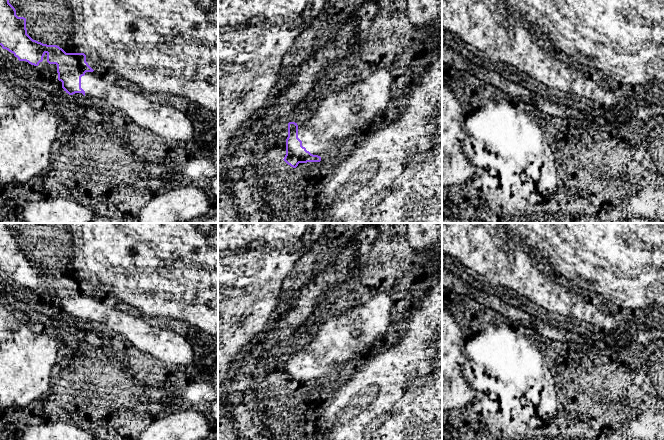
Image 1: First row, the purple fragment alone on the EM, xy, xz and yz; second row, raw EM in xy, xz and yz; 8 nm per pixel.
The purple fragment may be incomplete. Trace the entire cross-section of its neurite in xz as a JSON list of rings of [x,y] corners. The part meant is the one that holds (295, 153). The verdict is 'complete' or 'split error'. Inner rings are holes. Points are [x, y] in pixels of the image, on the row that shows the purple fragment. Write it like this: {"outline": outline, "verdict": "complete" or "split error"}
{"outline": [[[365,89],[361,117],[354,118],[344,133],[323,133],[322,152],[317,155],[311,154],[302,146],[302,141],[298,138],[297,123],[289,122],[286,155],[283,160],[293,168],[296,168],[299,163],[320,162],[321,156],[331,150],[338,142],[353,137],[357,133],[362,133],[368,126],[372,125],[375,122],[375,117],[386,111],[390,99],[390,89]]], "verdict": "split error"}

